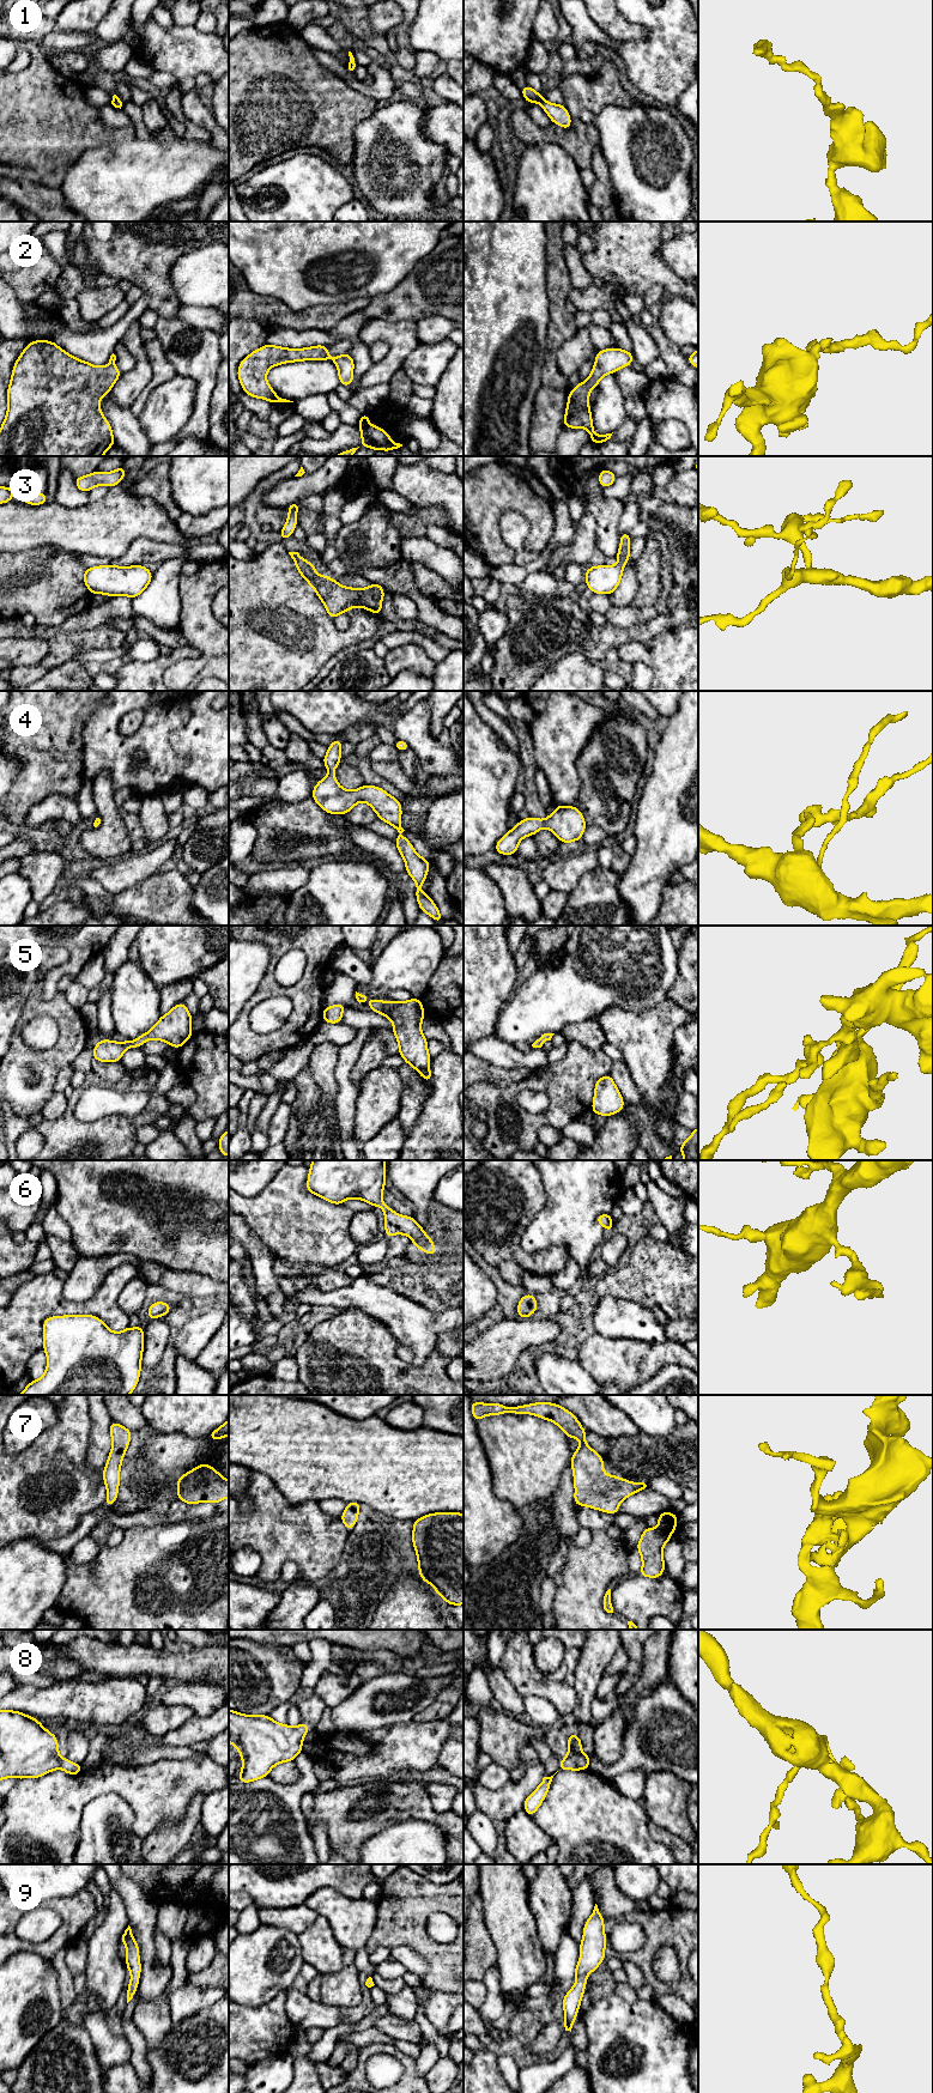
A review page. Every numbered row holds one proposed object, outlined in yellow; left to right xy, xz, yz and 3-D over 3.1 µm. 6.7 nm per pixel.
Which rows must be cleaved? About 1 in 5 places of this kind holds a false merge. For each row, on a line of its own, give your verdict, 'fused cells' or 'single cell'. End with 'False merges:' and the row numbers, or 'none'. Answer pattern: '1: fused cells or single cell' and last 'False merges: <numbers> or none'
1: single cell
2: single cell
3: single cell
4: single cell
5: single cell
6: single cell
7: single cell
8: single cell
9: single cell
False merges: none

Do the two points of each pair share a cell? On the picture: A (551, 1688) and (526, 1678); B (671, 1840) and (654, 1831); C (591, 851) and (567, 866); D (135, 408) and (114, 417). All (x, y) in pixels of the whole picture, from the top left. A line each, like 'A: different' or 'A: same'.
A: same
B: same
C: same
D: different

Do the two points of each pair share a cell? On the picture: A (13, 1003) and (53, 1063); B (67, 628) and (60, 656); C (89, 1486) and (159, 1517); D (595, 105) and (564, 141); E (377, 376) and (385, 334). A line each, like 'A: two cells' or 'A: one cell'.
A: two cells
B: two cells
C: two cells
D: one cell
E: one cell

